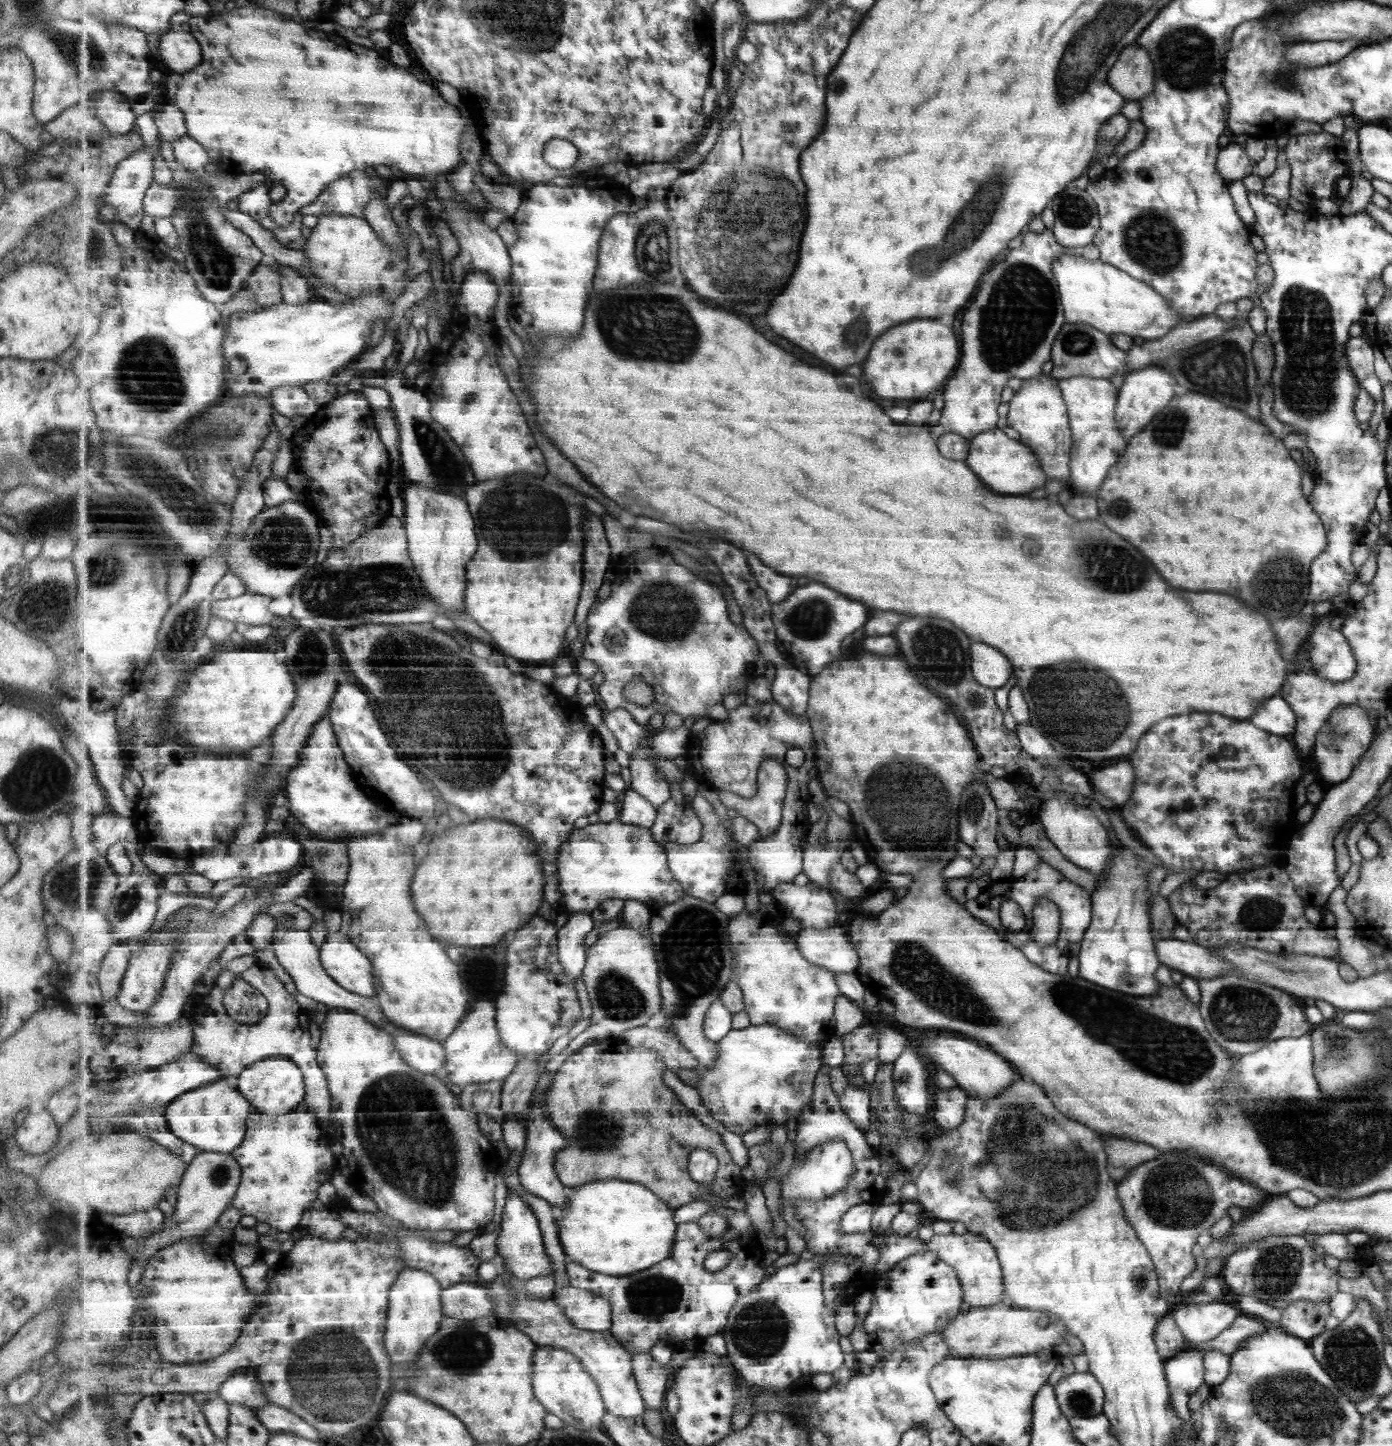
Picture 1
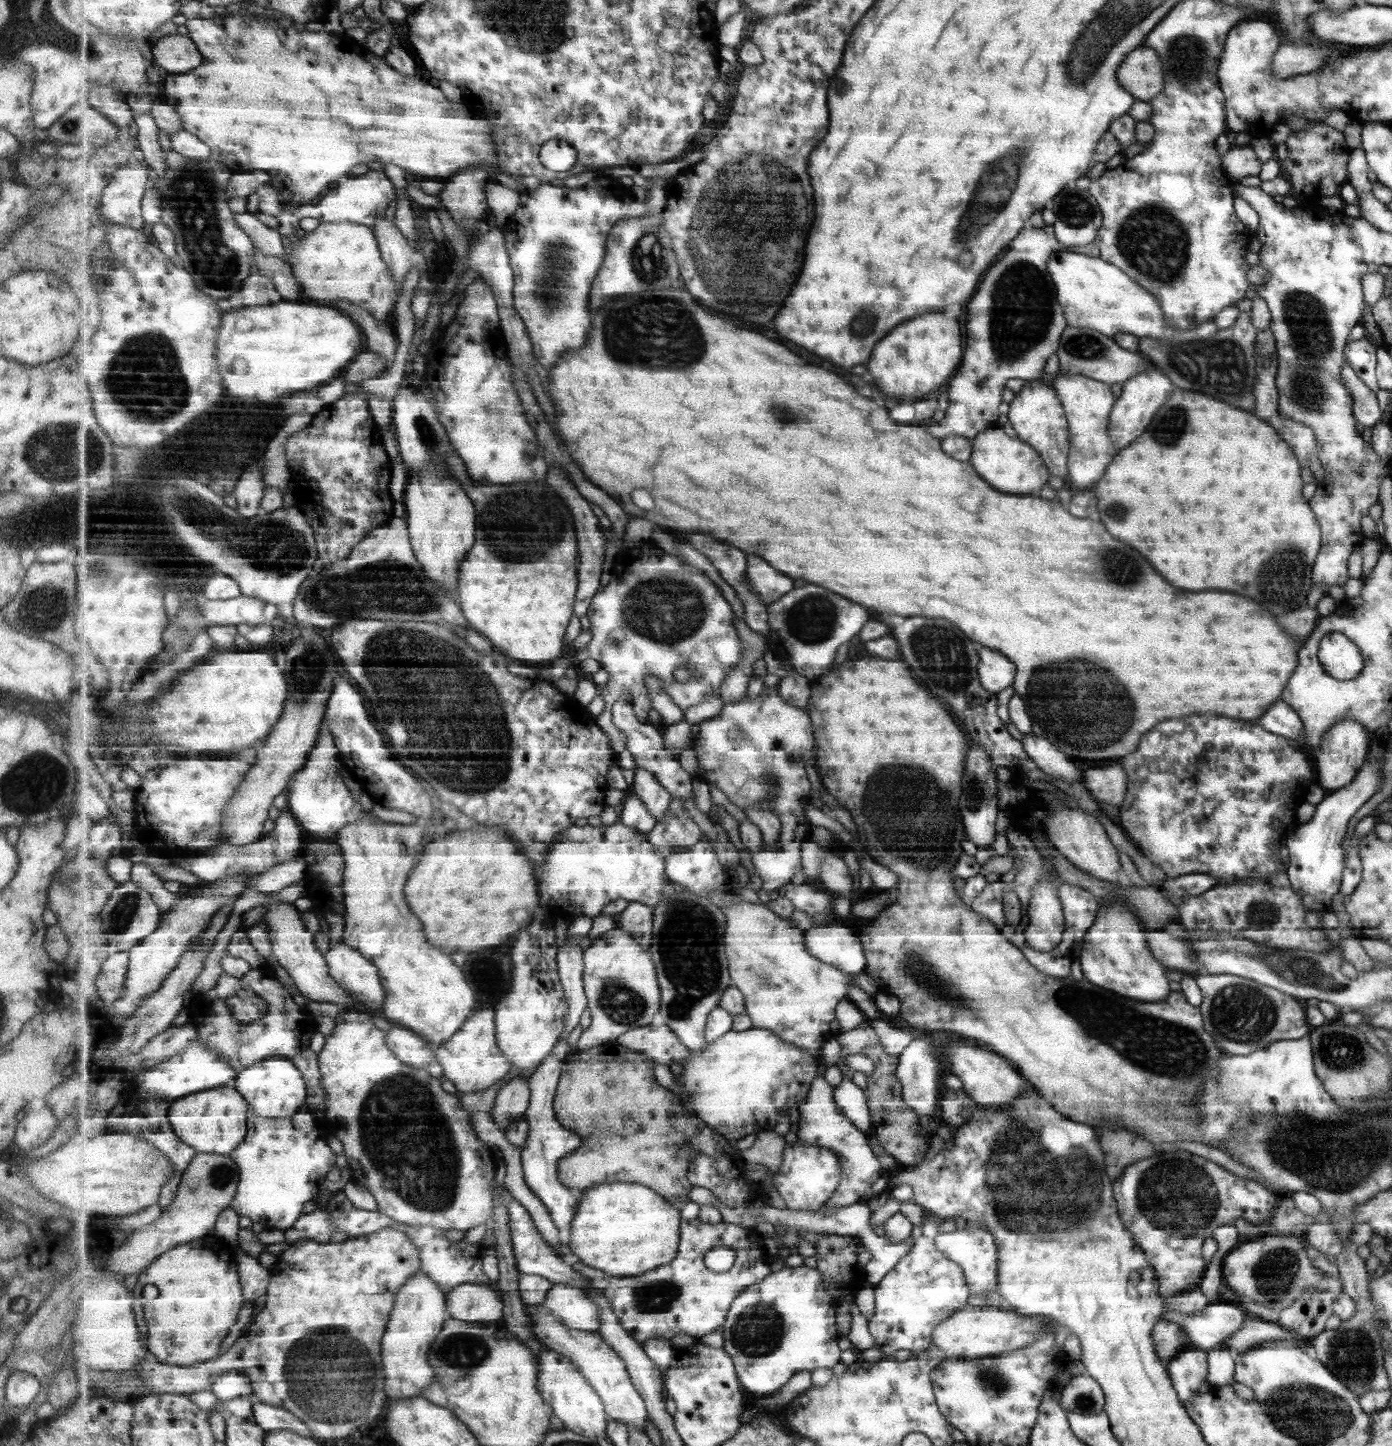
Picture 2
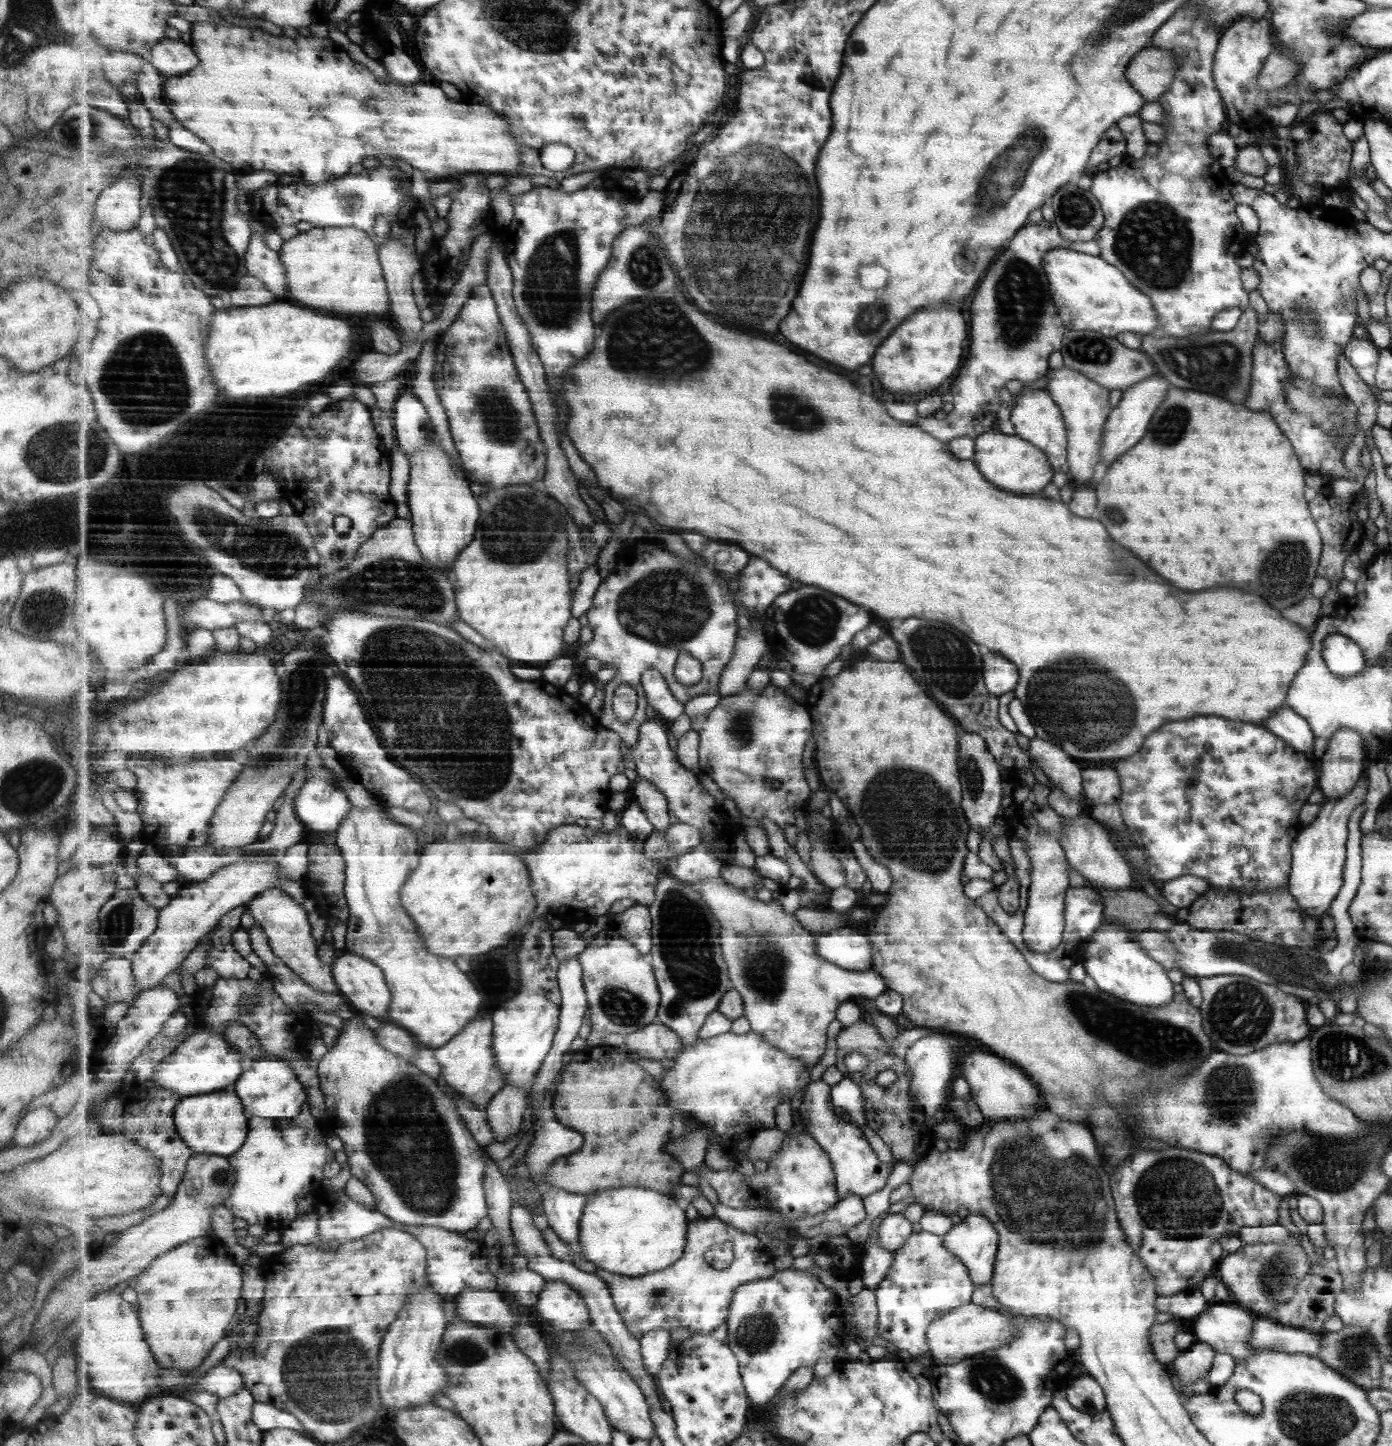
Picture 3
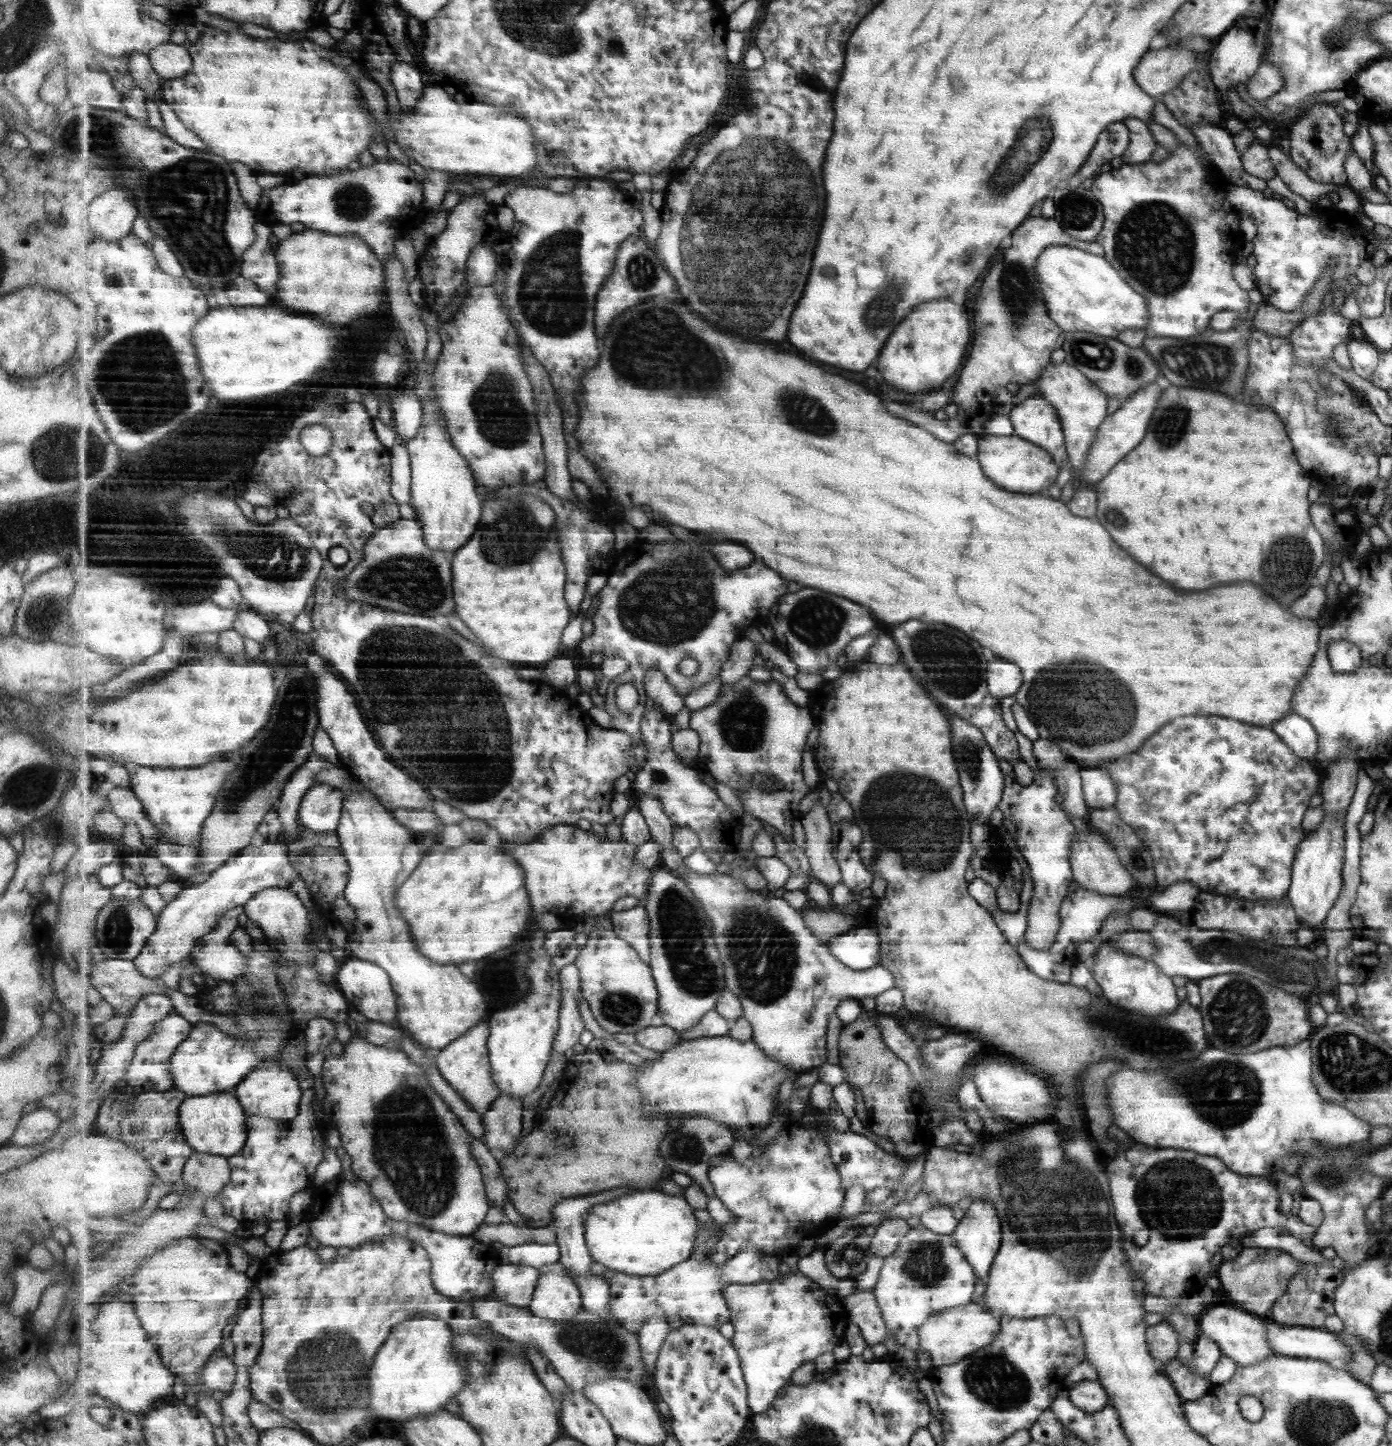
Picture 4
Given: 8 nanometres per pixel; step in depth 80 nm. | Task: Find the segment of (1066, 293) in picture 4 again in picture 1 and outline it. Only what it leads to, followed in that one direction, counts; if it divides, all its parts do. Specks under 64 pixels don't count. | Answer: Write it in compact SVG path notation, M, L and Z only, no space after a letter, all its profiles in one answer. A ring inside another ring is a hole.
M1062 254L1053 262L1053 273L1067 322L1087 322L1108 336L1125 334L1141 338L1137 341L1157 340L1180 322L1163 295L1099 259L1091 262L1087 258Z

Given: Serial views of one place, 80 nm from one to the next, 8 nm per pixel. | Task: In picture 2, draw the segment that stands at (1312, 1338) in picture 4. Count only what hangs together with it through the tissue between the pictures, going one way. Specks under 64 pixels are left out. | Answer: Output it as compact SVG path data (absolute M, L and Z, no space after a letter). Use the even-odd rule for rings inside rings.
M1247 1318L1247 1320L1243 1319L1242 1325L1234 1333L1223 1338L1222 1346L1240 1355L1247 1349L1271 1339L1295 1341L1298 1338L1294 1334L1289 1334L1288 1330L1279 1328L1277 1324L1269 1324L1259 1318L1253 1318L1253 1320Z

